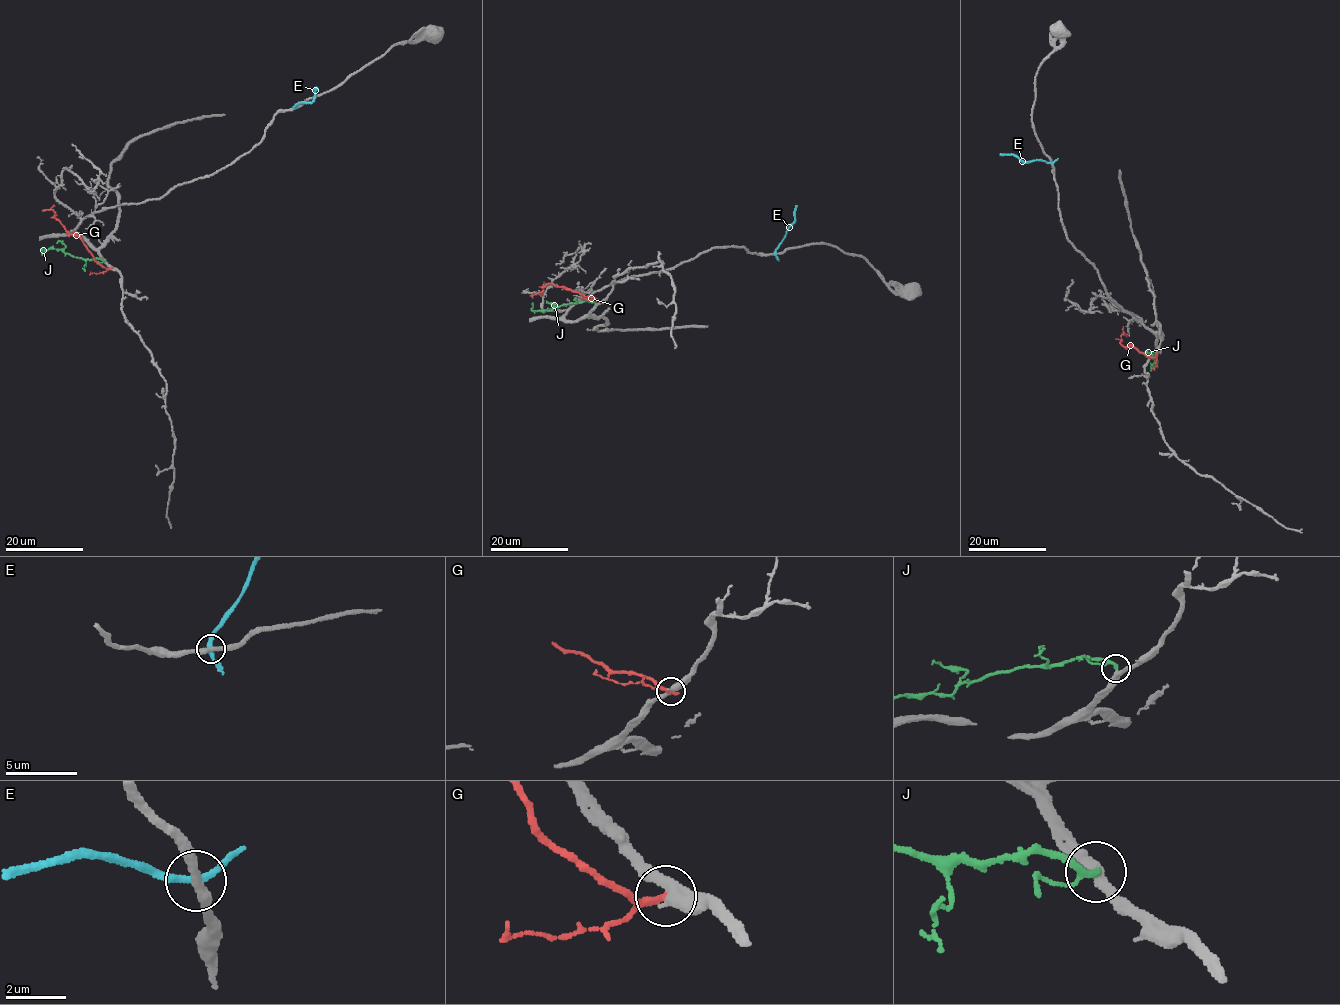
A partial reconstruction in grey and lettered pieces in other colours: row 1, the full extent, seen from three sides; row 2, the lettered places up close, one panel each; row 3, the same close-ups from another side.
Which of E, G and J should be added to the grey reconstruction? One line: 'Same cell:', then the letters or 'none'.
Same cell: J

